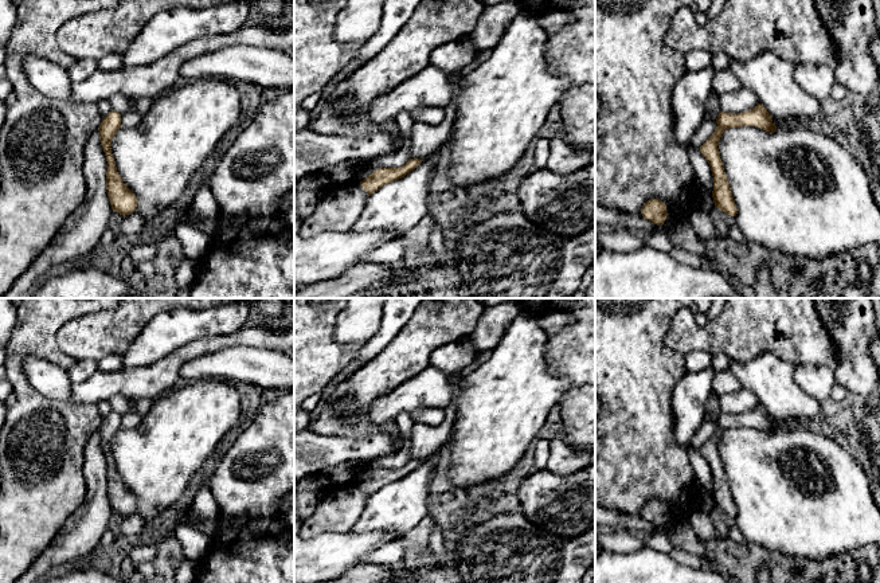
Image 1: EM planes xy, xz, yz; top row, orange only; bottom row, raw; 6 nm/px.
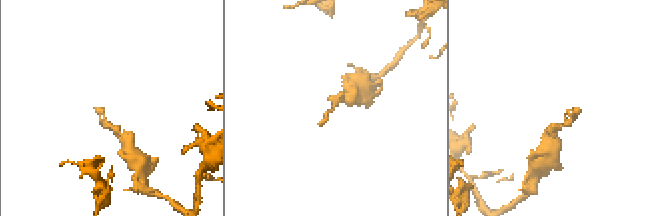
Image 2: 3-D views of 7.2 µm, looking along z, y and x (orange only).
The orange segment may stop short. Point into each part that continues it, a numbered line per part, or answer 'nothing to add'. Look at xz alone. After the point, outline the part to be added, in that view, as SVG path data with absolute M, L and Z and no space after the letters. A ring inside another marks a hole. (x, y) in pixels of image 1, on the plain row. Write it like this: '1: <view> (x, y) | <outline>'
nothing to add

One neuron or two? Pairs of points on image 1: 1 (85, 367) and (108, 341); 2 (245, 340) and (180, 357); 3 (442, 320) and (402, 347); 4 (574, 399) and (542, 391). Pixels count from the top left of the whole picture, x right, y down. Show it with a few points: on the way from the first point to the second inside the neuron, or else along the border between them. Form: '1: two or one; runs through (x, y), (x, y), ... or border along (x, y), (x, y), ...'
1: two; border along (78, 359), (92, 359), (96, 362)
2: one; runs through (229, 340), (196, 348)
3: one; runs through (433, 325), (411, 345)
4: two; border along (550, 366), (568, 380), (558, 403)

